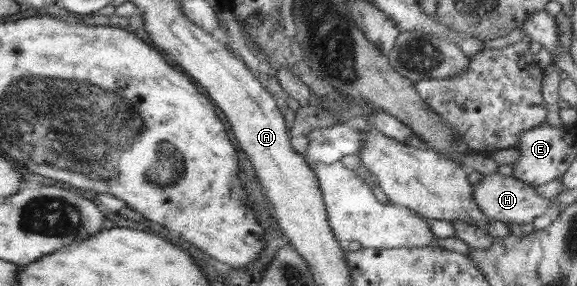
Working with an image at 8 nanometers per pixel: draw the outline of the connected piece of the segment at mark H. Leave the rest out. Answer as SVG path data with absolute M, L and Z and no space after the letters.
M493 172L482 177L479 183L472 187L473 201L476 206L490 219L512 224L529 223L535 217L550 212L549 199L539 197L535 188L515 179Z

